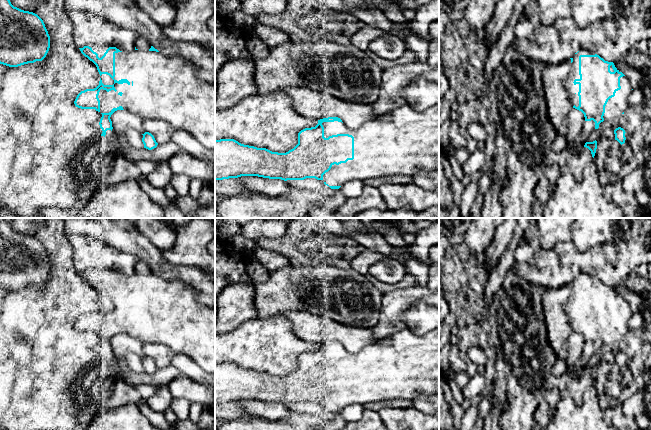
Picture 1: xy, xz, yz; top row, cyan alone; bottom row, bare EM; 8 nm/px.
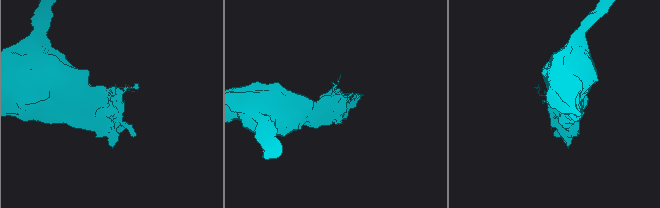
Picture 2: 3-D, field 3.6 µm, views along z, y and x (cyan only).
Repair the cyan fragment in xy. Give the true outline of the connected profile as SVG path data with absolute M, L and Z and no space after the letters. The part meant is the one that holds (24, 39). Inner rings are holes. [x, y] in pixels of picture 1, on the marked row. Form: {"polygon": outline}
{"polygon": "M0 0L0 64L18 67L42 61L50 48L50 36L35 13Z"}

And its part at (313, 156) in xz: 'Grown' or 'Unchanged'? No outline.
Grown

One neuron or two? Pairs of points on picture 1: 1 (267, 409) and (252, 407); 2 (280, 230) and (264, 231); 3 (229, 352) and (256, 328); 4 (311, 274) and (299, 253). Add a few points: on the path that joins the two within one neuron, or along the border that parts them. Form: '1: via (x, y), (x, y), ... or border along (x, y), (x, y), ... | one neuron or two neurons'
1: via (263, 409), (256, 408) | one neuron
2: via (276, 230), (268, 230) | one neuron
3: via (236, 346), (249, 335) | one neuron
4: border along (290, 264), (326, 265) | two neurons

